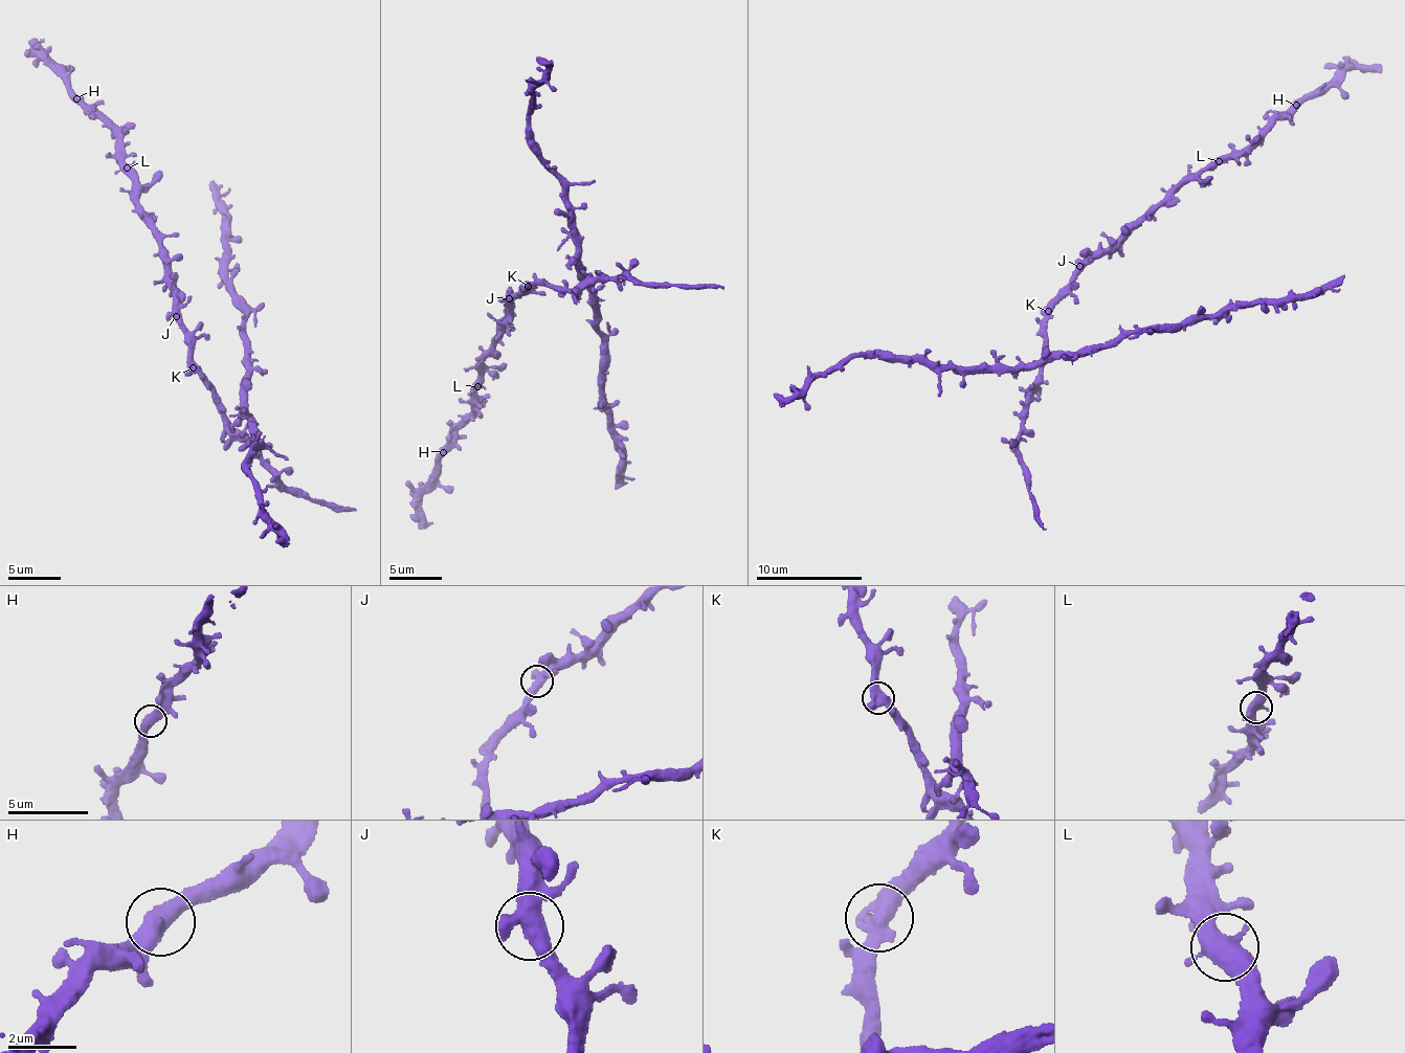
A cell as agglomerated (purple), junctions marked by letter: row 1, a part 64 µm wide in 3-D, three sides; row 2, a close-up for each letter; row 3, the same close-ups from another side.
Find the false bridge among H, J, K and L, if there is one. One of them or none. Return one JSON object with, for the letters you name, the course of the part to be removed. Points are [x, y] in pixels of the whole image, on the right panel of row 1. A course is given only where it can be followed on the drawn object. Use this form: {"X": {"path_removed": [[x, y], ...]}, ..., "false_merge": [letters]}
{"false_merge": []}

